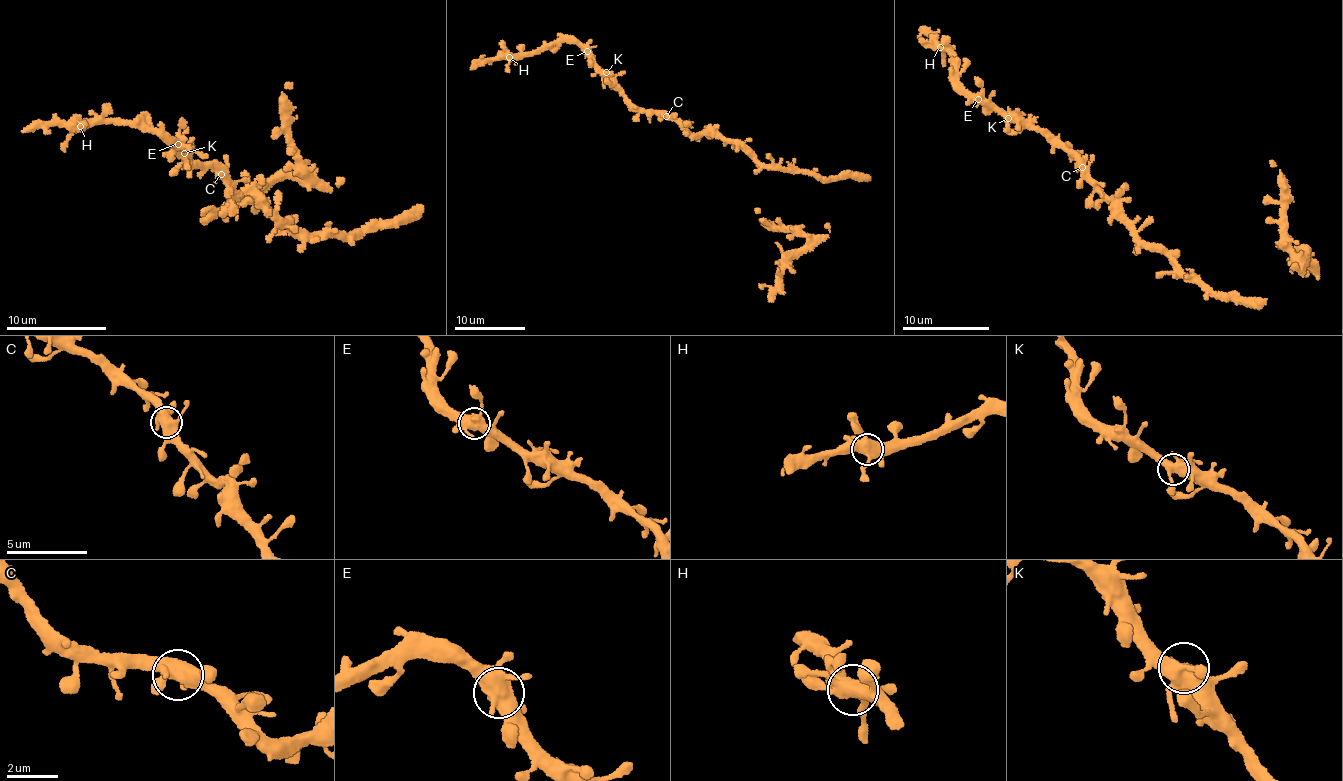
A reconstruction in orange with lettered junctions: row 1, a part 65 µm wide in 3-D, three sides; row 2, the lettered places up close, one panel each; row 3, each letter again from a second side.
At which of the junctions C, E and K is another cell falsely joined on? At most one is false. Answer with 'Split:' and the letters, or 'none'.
Split: none

